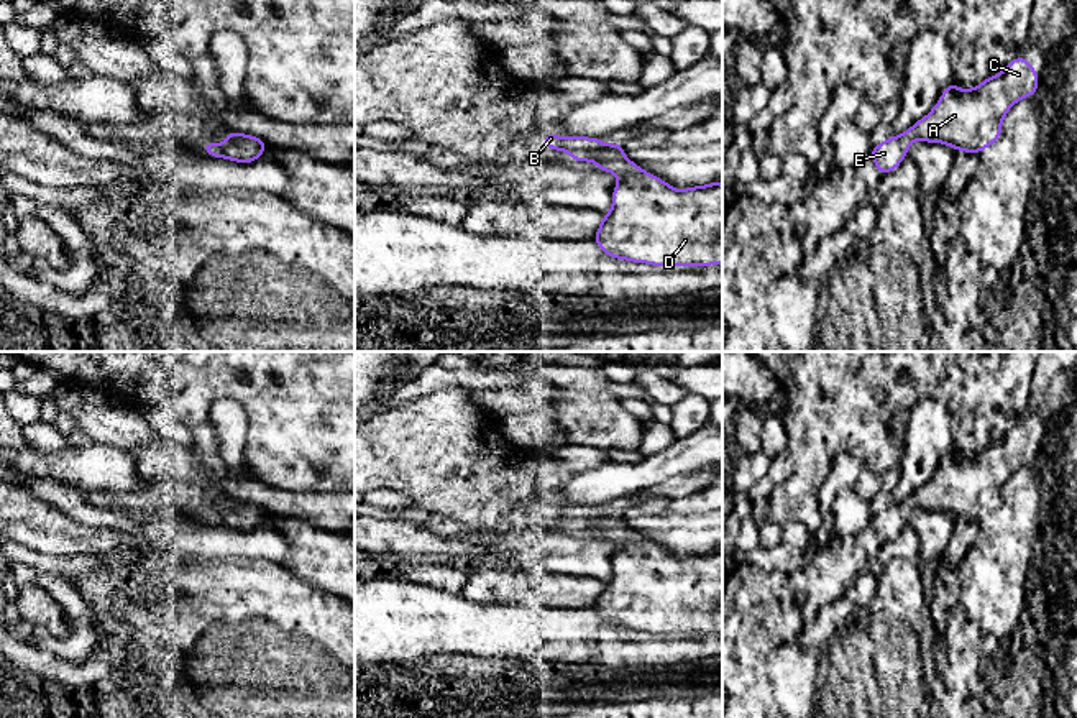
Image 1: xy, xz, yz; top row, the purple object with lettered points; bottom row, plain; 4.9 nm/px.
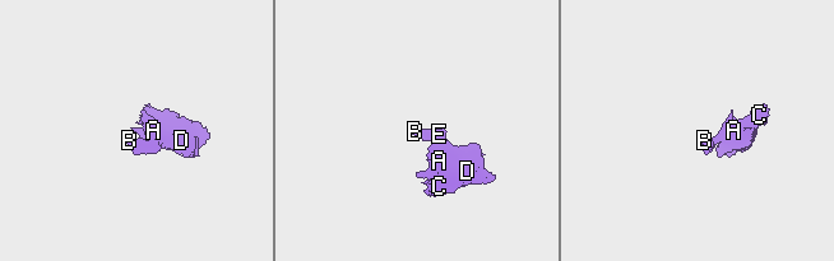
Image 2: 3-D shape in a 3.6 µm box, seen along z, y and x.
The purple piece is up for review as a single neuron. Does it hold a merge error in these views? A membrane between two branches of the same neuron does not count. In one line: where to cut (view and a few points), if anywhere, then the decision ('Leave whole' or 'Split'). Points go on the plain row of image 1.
No split. Leave whole

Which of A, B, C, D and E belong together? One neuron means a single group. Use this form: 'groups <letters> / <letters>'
groups A B C D E

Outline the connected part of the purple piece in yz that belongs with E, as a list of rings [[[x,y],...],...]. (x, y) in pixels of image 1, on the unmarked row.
[[[1016,424],[995,444],[977,455],[962,458],[954,449],[942,458],[933,478],[900,504],[890,504],[872,514],[870,527],[880,544],[895,539],[908,524],[914,508],[944,511],[956,519],[982,521],[1001,506],[1006,480],[1021,467],[1036,463],[1038,439],[1023,424]]]

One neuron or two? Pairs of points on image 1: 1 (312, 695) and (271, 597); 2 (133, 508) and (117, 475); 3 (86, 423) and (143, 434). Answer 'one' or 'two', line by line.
1: one
2: two
3: one

